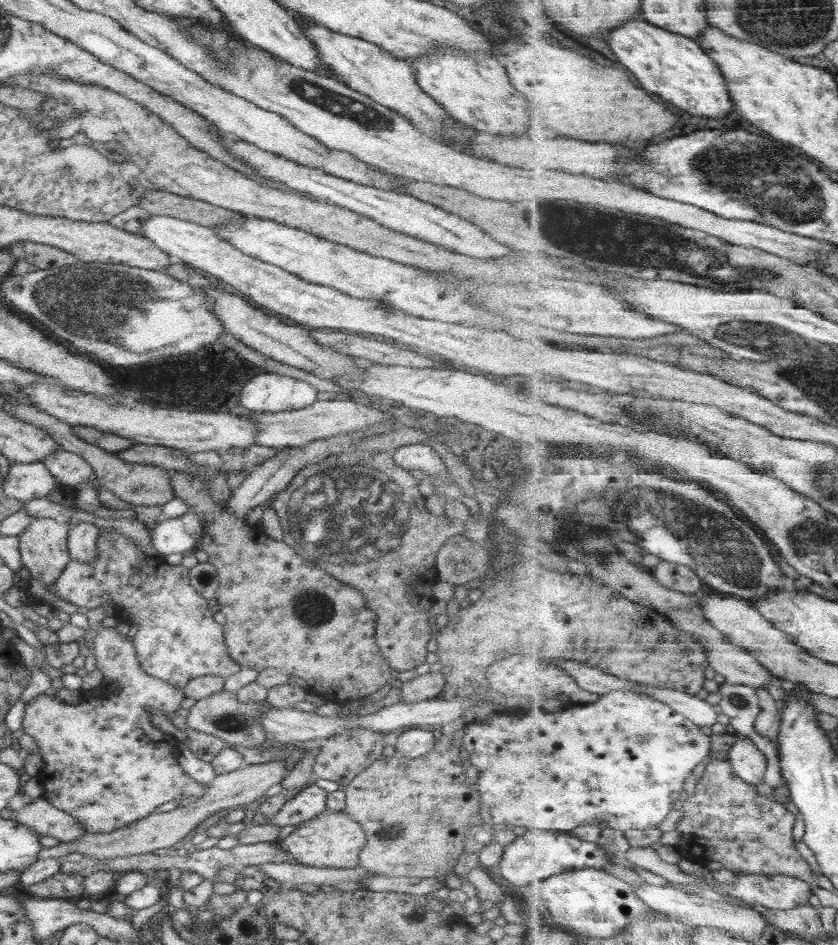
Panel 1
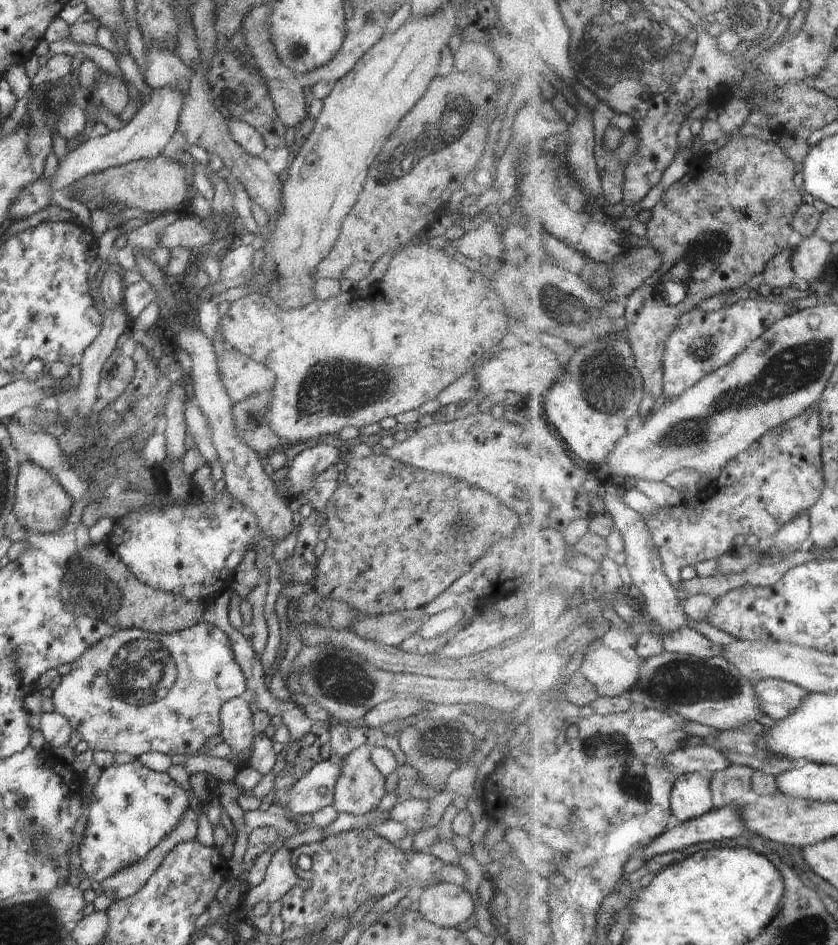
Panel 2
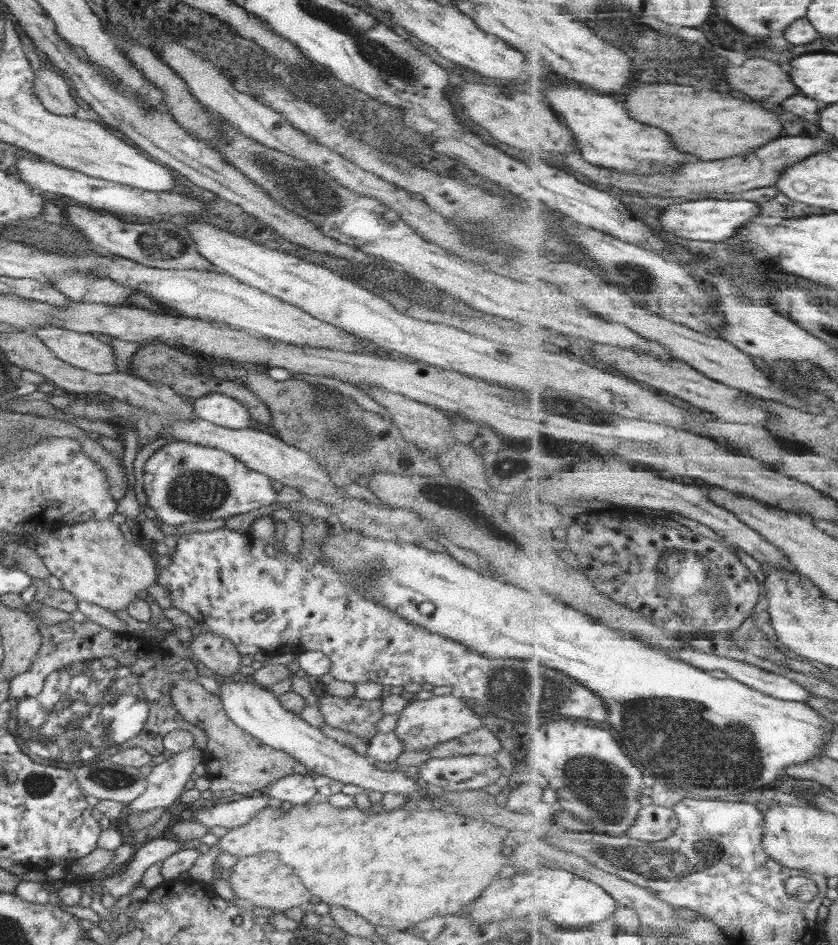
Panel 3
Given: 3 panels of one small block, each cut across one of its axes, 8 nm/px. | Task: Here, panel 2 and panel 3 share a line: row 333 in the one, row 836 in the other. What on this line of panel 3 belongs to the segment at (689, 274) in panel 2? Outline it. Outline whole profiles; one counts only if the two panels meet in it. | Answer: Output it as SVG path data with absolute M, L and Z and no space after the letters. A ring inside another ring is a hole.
M645 806L627 835L639 843L669 840L680 829L679 815L672 807Z

